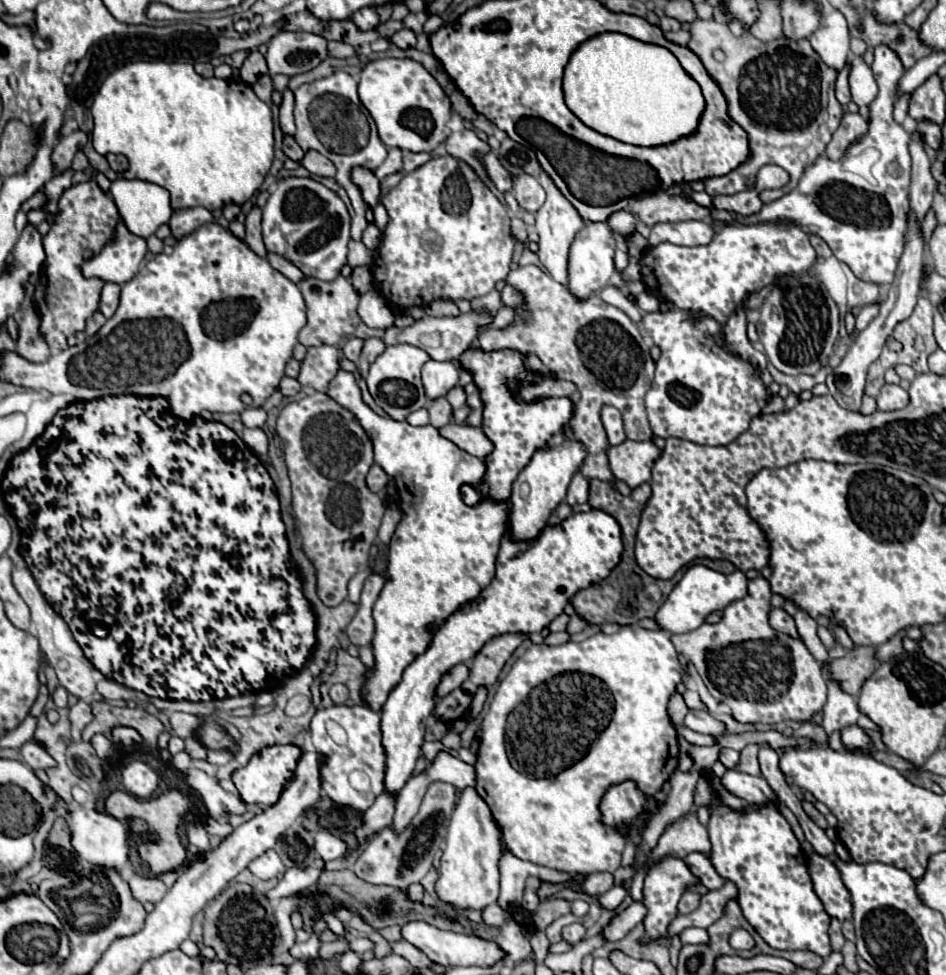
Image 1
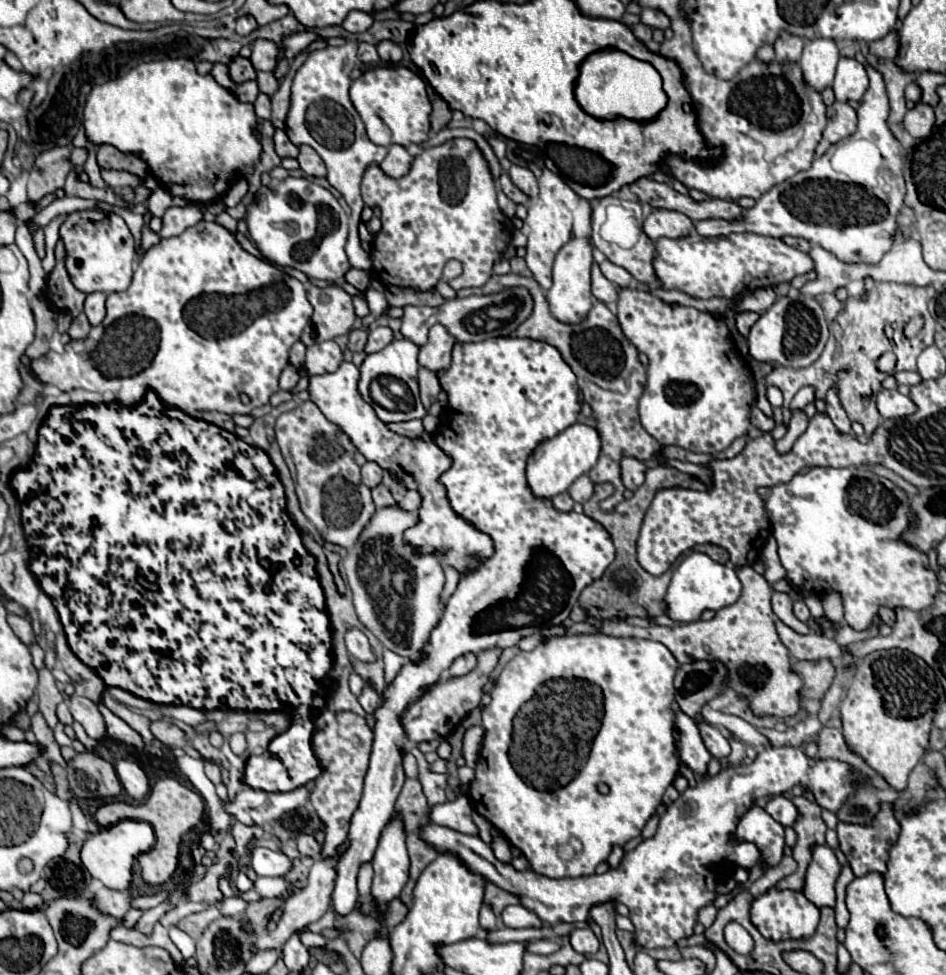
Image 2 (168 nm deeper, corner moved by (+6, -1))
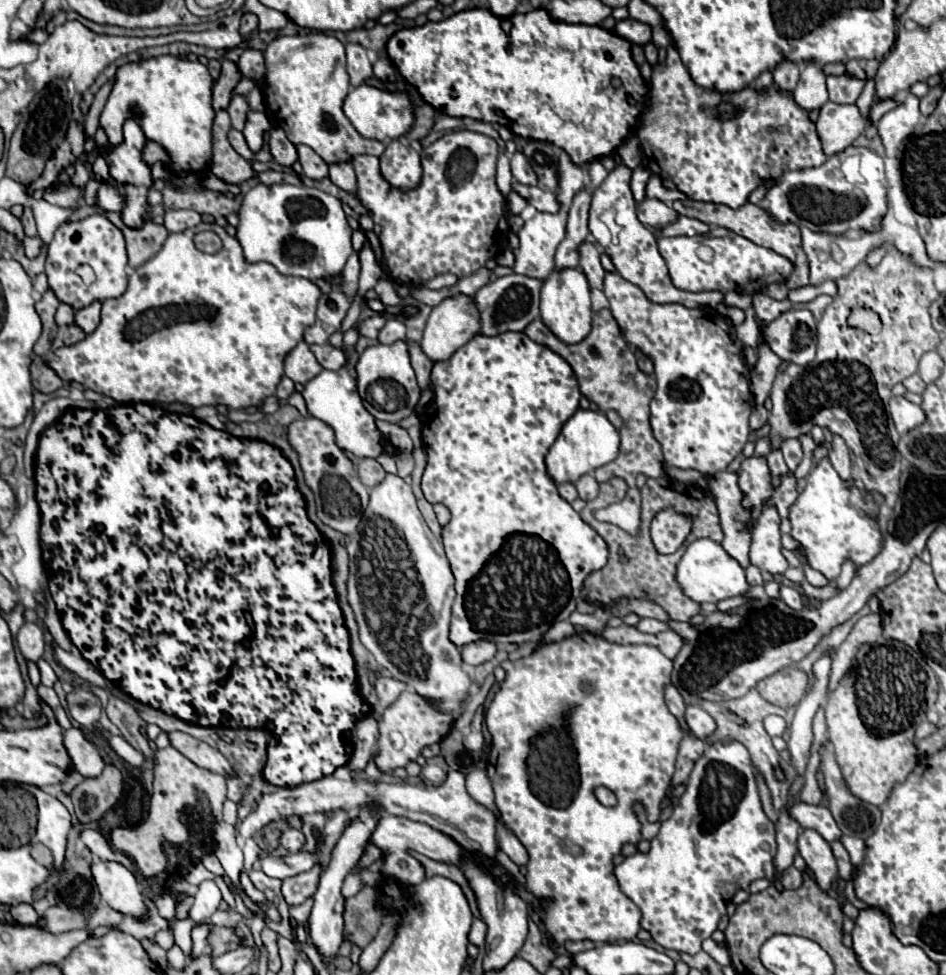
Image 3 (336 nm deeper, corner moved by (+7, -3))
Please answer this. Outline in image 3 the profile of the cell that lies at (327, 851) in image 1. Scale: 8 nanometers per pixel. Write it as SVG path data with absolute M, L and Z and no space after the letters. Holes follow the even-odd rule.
M287 828L287 830L281 834L281 844L283 844L289 852L299 852L299 850L305 846L305 836L303 836L301 830Z

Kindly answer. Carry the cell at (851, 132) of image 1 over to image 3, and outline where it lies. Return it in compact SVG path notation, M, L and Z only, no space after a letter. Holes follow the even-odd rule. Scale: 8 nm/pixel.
M827 102L823 104L815 124L823 144L823 152L827 156L845 150L865 132L865 118L855 104L841 106L835 102Z

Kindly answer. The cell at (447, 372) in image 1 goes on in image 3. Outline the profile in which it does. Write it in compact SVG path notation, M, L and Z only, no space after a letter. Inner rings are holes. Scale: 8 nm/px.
M455 296L455 298L443 300L439 306L433 308L433 312L427 320L427 326L425 326L423 340L421 340L419 346L433 362L439 362L439 360L451 358L459 350L459 346L467 344L477 332L479 332L479 312L473 304L473 298Z

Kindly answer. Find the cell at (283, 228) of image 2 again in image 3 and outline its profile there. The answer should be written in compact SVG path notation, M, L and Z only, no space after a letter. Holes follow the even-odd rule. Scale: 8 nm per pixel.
M257 184L251 188L243 204L239 208L239 226L237 226L237 240L243 246L243 254L247 262L269 262L273 264L281 274L301 276L307 280L317 278L335 278L341 274L347 258L353 254L351 246L351 226L347 224L347 216L341 208L341 202L317 188L309 186L291 186L291 184L275 184L265 186Z

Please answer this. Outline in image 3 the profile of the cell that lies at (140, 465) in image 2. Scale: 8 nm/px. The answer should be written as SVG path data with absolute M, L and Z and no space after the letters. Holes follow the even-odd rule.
M79 410L79 428L47 428L41 434L35 454L35 486L51 598L71 642L111 684L131 698L189 724L269 730L271 742L263 778L273 786L295 788L329 776L349 762L351 746L345 746L345 738L349 740L355 722L369 714L369 706L355 696L355 664L349 652L347 628L343 628L343 614L331 588L327 542L307 520L291 464L271 444L239 438L239 460L107 460L103 440L87 440L87 410Z

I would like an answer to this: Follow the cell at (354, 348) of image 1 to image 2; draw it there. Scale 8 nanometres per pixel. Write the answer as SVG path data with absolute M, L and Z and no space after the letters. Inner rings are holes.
M352 330L350 332L350 340L348 340L348 348L352 352L360 352L360 350L364 350L366 340L368 340L368 332L366 330Z

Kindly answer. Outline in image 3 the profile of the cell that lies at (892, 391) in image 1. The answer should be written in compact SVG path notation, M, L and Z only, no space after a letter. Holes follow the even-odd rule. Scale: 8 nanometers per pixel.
M893 396L889 400L889 408L891 408L891 418L899 434L909 432L911 428L919 426L925 420L925 412L921 410L921 406L905 400L903 396Z

